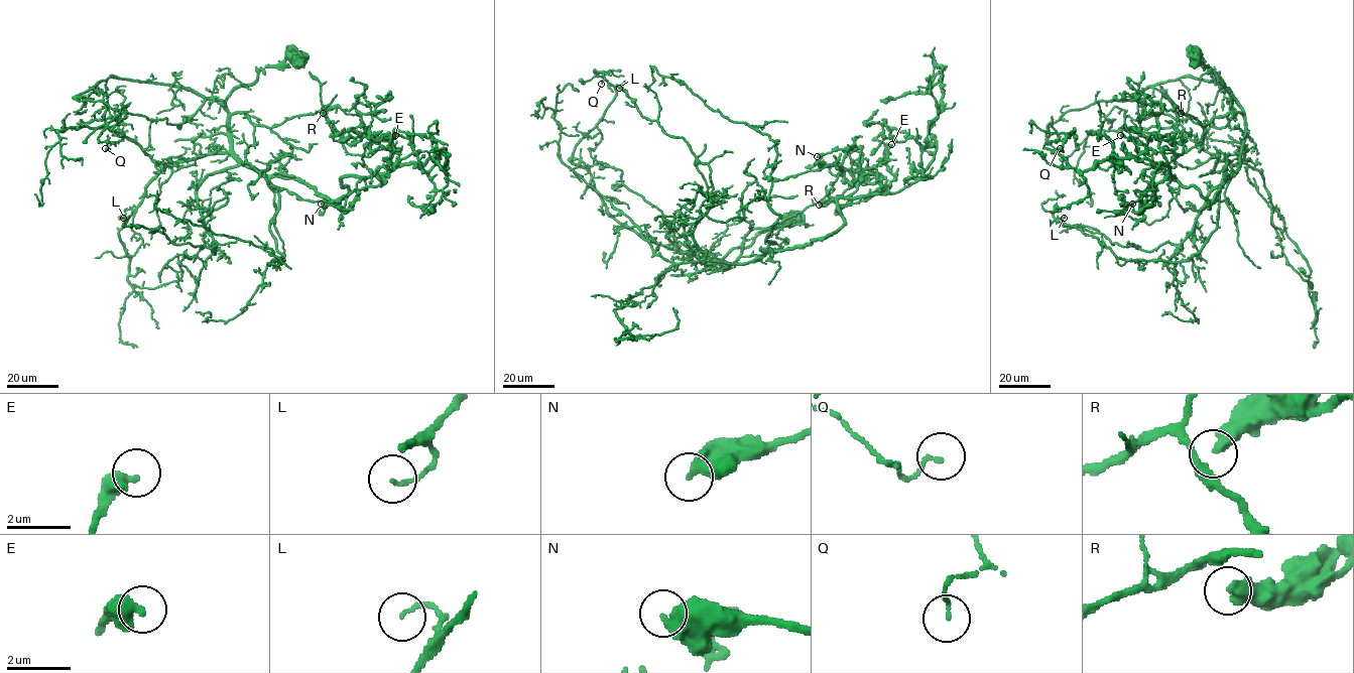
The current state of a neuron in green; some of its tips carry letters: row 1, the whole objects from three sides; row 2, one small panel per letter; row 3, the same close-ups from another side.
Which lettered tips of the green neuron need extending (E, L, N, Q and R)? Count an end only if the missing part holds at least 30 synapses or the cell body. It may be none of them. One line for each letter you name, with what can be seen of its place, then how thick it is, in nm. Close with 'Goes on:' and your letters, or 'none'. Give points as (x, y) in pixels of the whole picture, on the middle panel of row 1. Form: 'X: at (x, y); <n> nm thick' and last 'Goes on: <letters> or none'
Goes on: none

